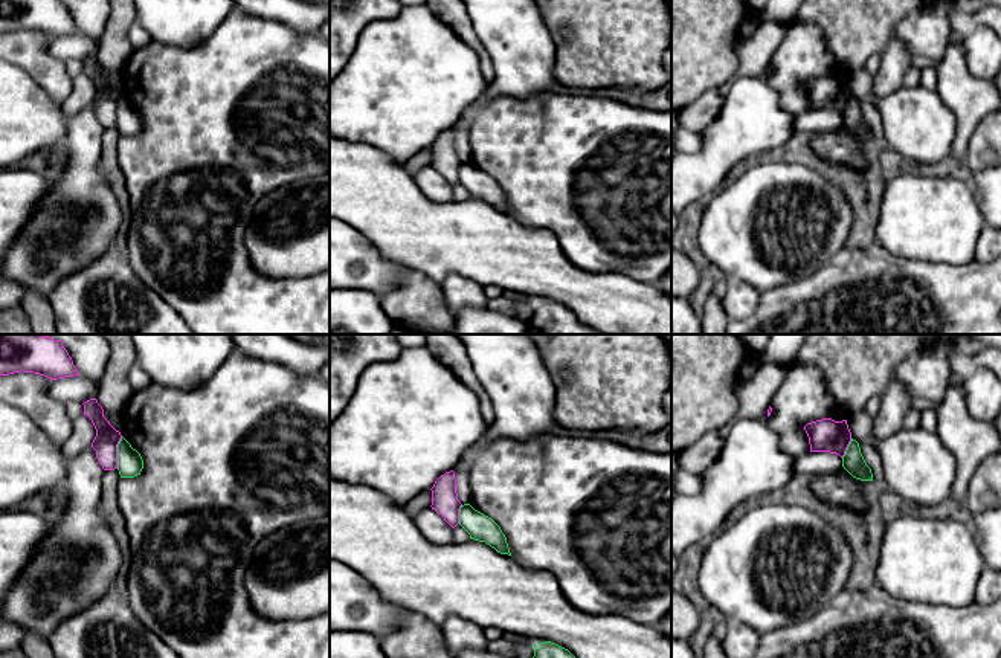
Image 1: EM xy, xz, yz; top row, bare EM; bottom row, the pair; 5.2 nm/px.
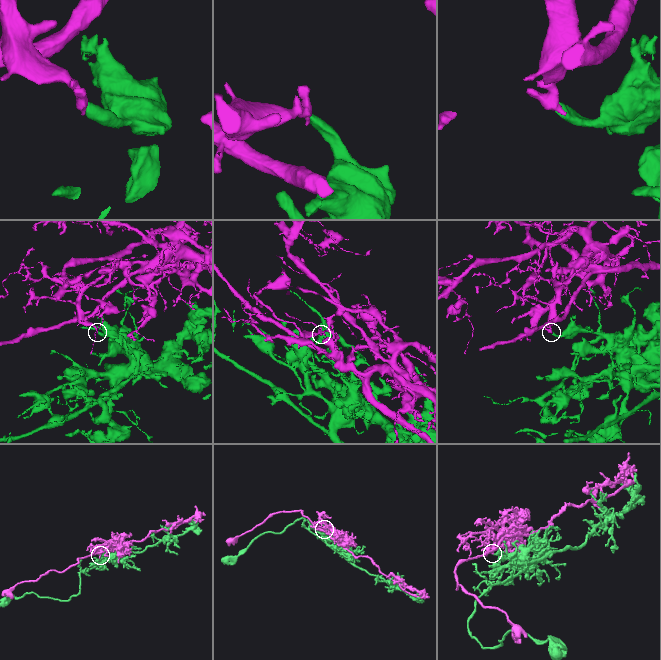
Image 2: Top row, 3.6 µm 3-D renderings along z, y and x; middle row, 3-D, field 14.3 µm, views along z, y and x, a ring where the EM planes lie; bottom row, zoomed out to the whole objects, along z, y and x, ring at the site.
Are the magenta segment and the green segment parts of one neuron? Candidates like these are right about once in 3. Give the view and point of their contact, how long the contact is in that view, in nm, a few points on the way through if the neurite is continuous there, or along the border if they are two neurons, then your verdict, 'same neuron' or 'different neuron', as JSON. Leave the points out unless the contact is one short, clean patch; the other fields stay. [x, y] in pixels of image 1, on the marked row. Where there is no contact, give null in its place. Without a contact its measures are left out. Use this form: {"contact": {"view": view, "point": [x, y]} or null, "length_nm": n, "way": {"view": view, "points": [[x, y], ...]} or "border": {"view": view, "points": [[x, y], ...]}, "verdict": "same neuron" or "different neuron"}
{"contact": {"view": "xy", "point": [116, 452]}, "length_nm": 170, "verdict": "different neuron"}

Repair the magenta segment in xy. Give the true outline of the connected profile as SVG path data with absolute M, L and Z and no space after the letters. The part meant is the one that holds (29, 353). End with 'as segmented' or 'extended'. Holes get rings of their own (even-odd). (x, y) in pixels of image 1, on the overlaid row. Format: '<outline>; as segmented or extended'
M0 334L0 376L21 371L50 380L79 376L61 340L41 334Z; as segmented

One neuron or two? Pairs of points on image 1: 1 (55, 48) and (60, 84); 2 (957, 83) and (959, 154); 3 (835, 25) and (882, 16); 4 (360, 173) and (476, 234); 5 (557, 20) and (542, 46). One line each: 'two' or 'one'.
1: two
2: one
3: one
4: one
5: two

